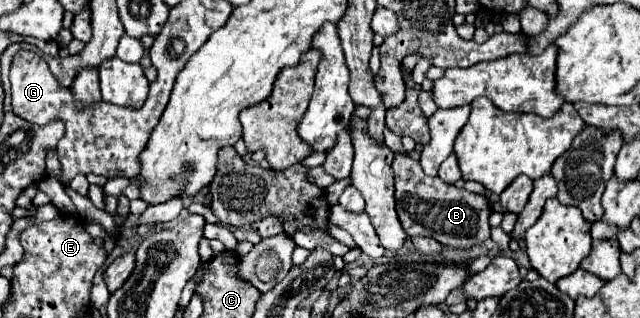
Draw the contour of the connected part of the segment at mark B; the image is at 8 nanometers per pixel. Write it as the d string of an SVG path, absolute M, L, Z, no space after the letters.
M394 153L392 171L396 175L396 211L402 221L404 231L414 235L432 237L444 247L452 249L470 249L478 243L490 239L488 217L492 213L484 195L458 189L444 183L440 177L430 177L422 171L420 163L406 153Z

